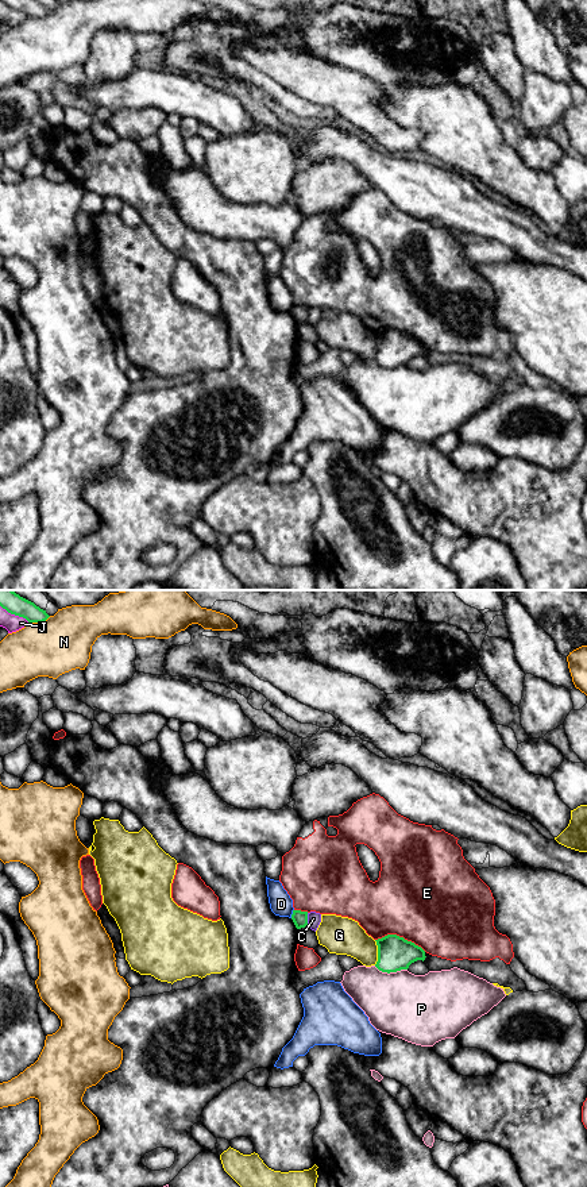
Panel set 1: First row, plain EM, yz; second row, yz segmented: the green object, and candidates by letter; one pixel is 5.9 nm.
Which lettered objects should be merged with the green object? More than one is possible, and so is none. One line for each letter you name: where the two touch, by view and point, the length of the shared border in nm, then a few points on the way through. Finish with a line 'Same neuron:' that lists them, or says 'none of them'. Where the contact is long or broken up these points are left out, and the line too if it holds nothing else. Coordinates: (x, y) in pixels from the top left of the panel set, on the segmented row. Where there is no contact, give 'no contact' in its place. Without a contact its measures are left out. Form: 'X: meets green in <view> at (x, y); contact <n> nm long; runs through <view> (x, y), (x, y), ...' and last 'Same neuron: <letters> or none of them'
Same neuron: none of them

